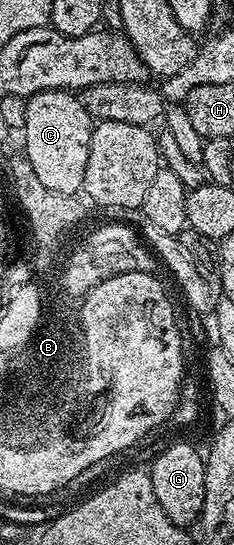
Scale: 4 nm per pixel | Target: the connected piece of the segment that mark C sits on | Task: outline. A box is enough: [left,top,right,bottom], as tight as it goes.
[22,89,94,197]

